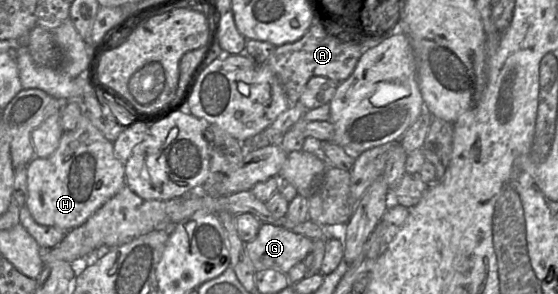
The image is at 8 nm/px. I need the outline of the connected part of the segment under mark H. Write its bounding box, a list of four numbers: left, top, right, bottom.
[25,112,126,231]

